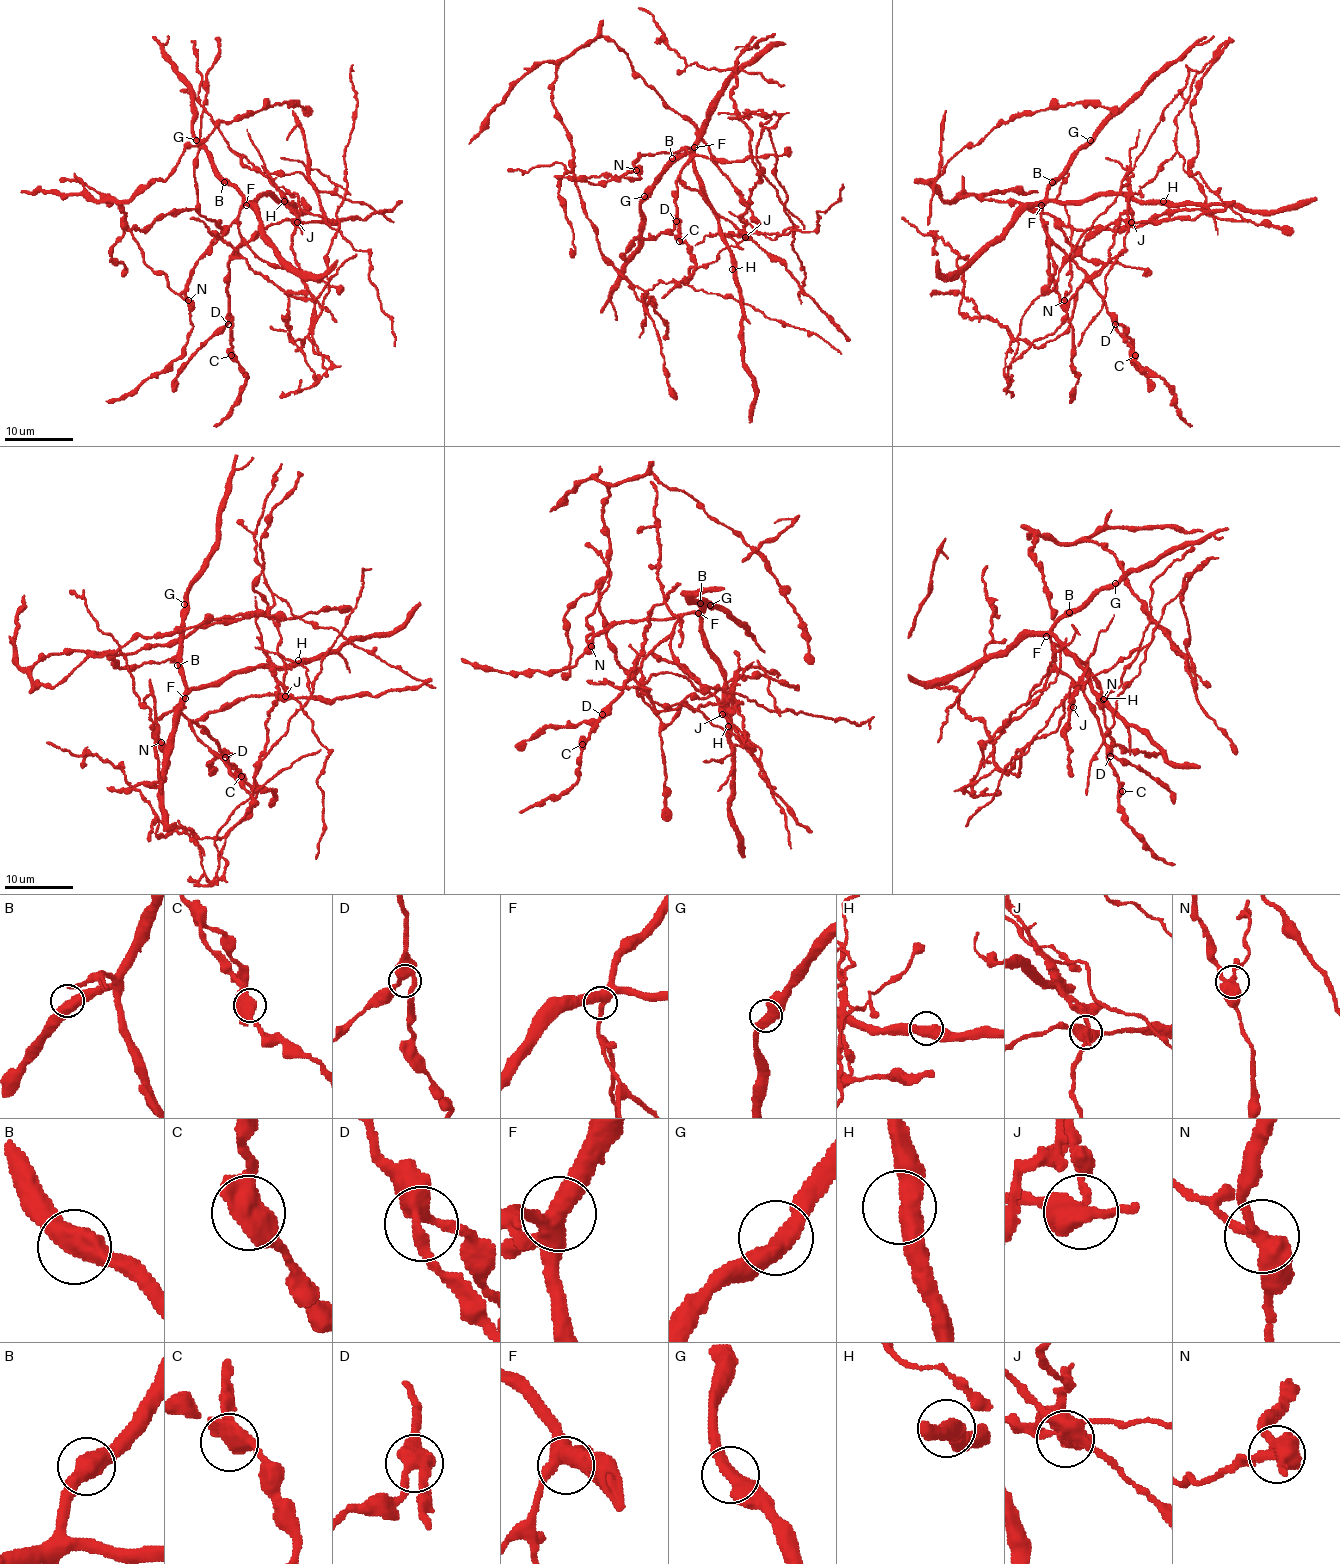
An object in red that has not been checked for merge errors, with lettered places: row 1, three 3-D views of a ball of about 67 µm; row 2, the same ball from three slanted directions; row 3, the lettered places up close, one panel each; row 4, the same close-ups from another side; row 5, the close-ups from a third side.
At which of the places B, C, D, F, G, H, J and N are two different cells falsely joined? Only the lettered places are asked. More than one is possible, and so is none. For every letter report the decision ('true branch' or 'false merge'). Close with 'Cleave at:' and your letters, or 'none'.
B: true branch
C: true branch
D: true branch
F: true branch
G: true branch
H: true branch
J: false merge
N: false merge
Cleave at: J, N

